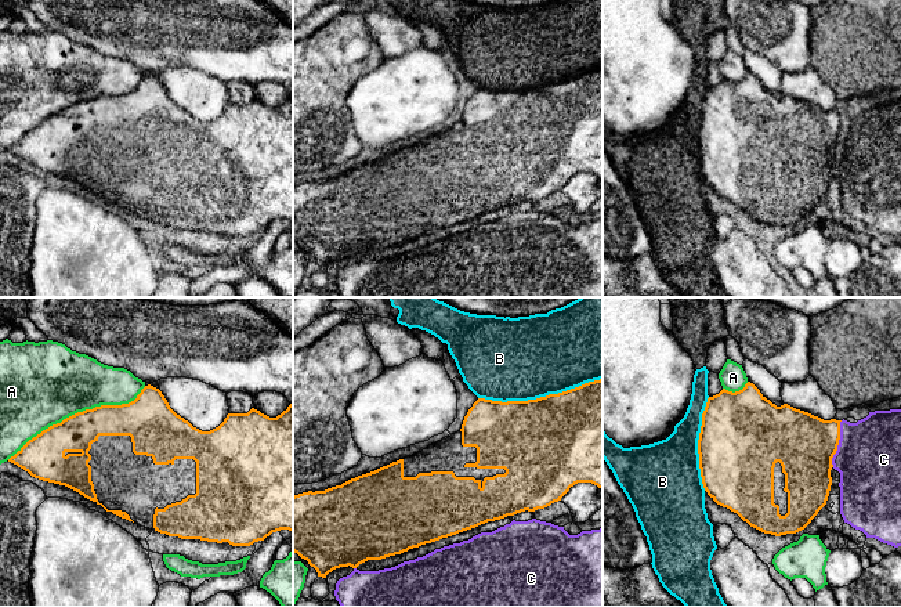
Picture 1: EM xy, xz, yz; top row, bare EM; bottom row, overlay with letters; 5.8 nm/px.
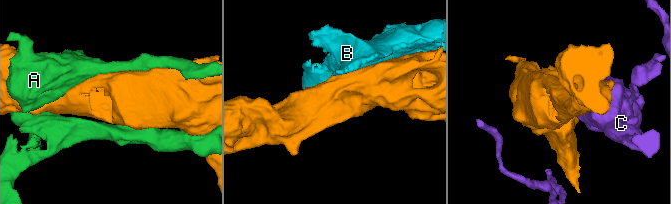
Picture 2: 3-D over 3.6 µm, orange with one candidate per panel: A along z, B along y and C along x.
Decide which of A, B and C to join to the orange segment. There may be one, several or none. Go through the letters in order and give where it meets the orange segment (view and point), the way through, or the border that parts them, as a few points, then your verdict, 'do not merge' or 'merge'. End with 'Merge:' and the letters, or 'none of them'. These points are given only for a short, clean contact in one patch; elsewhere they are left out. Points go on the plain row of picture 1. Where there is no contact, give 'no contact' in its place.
A: xy (78, 103) | do not merge
B: xz (541, 87) | do not merge
C: yz (838, 134) | do not merge
Merge: none of them

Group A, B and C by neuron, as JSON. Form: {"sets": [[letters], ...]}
{"sets": [["A"], ["B"], ["C"]]}

